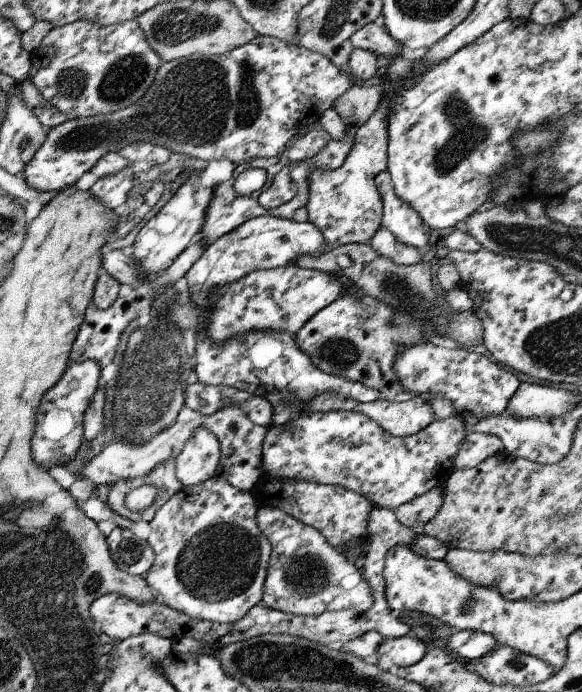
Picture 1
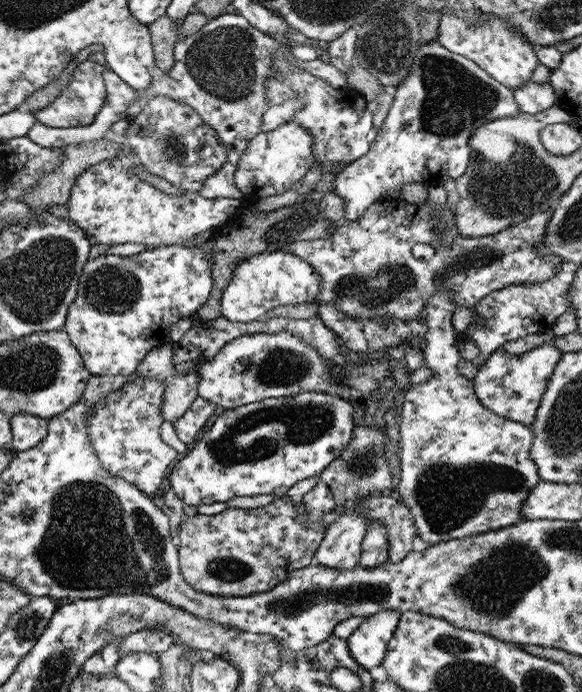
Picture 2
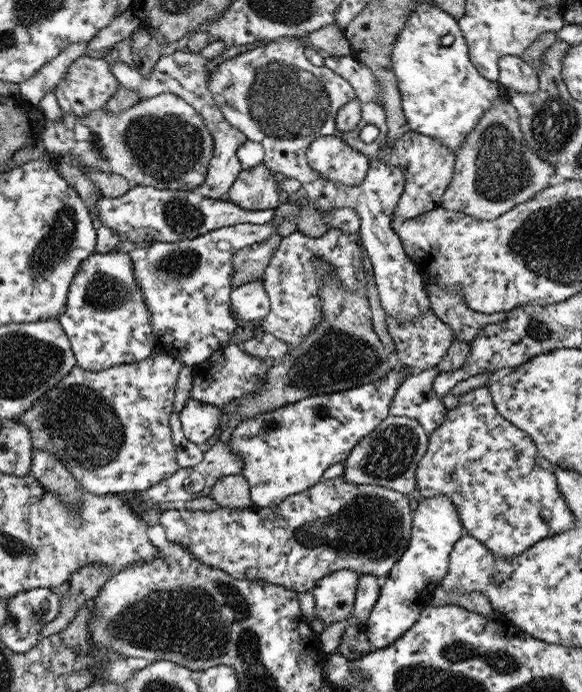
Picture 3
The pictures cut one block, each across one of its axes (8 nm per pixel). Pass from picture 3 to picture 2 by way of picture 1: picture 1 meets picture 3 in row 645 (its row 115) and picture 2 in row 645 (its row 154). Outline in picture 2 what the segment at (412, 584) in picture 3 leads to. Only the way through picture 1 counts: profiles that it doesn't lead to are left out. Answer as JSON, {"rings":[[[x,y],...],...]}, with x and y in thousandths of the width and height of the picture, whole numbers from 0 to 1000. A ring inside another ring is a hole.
{"rings":[[[658,882],[625,892],[620,903],[596,922],[600,949],[617,964],[632,971],[655,958],[687,887],[680,882]]]}

